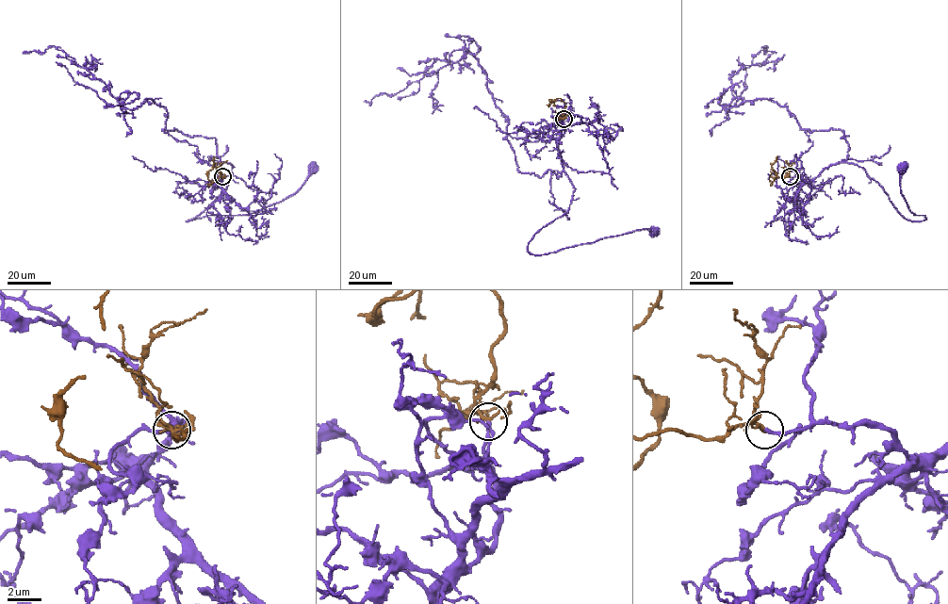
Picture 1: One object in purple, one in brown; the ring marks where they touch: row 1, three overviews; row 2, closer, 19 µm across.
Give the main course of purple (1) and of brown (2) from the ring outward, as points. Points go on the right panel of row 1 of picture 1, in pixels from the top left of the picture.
1: (790, 176), (814, 179), (853, 163), (904, 217), (922, 220), (902, 195), (901, 166)
2: (790, 176), (769, 176), (769, 180), (776, 178), (772, 166), (776, 156)

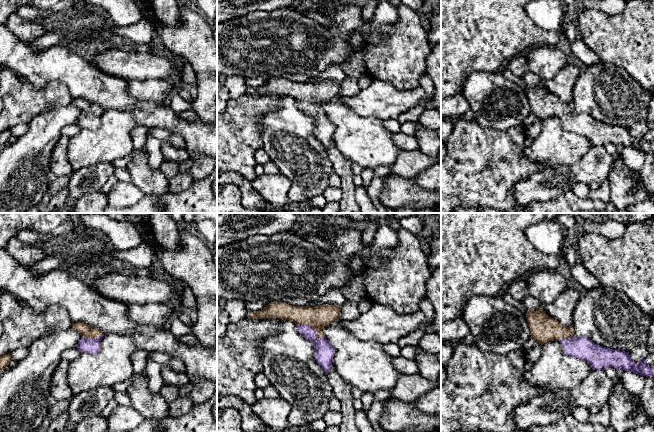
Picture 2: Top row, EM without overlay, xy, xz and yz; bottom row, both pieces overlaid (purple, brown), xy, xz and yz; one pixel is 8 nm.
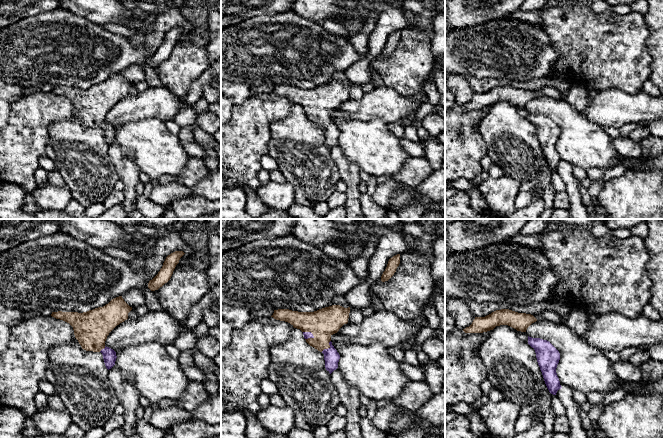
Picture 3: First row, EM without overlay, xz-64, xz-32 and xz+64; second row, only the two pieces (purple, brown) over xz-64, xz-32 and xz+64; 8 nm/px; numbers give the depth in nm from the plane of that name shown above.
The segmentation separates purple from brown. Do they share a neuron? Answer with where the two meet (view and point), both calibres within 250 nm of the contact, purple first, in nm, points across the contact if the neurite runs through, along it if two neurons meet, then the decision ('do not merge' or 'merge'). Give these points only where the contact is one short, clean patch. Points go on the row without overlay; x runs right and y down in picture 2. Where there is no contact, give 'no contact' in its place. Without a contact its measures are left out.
xz (313, 105) | 160/180 nm | across xz (324, 128), (313, 105), (313, 97), (317, 93) | merge

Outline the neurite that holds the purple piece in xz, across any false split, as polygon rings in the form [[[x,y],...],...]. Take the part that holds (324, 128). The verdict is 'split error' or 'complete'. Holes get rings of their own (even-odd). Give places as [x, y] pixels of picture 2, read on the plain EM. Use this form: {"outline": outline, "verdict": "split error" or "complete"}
{"outline": [[[270,78],[261,87],[249,88],[249,95],[279,94],[297,101],[297,106],[315,122],[315,136],[328,151],[335,131],[334,123],[324,112],[322,105],[339,96],[341,83],[334,81],[294,82],[285,78]]], "verdict": "split error"}

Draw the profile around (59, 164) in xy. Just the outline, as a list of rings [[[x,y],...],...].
[[[61,136],[53,149],[50,160],[53,177],[70,176],[72,173],[72,168],[67,158],[69,140],[69,138]]]

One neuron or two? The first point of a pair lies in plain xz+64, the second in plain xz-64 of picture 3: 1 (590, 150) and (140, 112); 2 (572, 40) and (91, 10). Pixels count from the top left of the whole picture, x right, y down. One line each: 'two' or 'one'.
1: two
2: two

